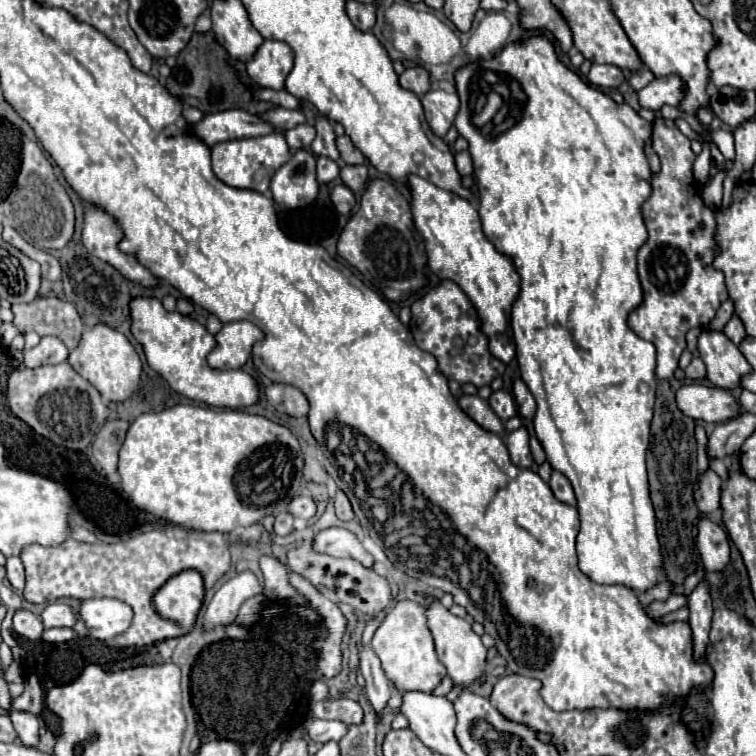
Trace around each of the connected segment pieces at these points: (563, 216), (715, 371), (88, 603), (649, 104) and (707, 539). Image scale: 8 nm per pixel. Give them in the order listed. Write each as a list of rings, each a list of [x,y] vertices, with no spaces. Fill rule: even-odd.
[[[532,36],[526,42],[506,44],[500,54],[496,54],[492,60],[480,60],[472,62],[456,72],[456,88],[460,96],[460,112],[454,120],[454,126],[458,128],[460,136],[464,136],[470,144],[470,154],[474,162],[474,176],[478,182],[478,198],[480,198],[480,220],[482,230],[486,238],[494,244],[494,248],[508,256],[520,276],[520,294],[512,304],[512,332],[516,342],[516,358],[520,366],[520,376],[528,384],[530,392],[536,398],[538,410],[534,416],[534,430],[536,438],[540,440],[546,460],[550,466],[558,472],[562,472],[576,494],[578,500],[578,514],[580,514],[580,534],[576,540],[578,550],[578,568],[594,582],[598,584],[622,584],[636,592],[646,592],[652,586],[664,578],[664,558],[660,552],[660,540],[658,540],[658,528],[656,528],[656,514],[654,506],[650,502],[650,490],[648,490],[648,472],[646,472],[646,450],[650,442],[650,424],[654,416],[654,400],[656,400],[656,350],[654,344],[634,334],[626,318],[628,314],[642,302],[642,286],[636,274],[636,252],[642,242],[646,242],[648,232],[642,222],[642,202],[650,196],[650,164],[644,154],[644,142],[650,142],[652,126],[644,118],[636,114],[628,104],[616,104],[602,92],[598,92],[594,86],[582,82],[578,74],[564,64],[558,62],[558,56],[554,52],[554,44],[546,40],[546,36]],[[498,92],[502,96],[502,106],[494,114],[494,118],[484,124],[482,128],[476,126],[476,116],[486,106],[488,94]]]
[[[700,326],[702,332],[698,336],[698,352],[706,364],[708,380],[718,388],[736,388],[738,378],[750,370],[750,364],[724,332],[710,330],[708,326]]]
[[[88,598],[80,602],[78,616],[84,620],[90,636],[96,640],[110,640],[130,626],[130,606],[114,598]]]
[[[664,76],[652,80],[648,86],[644,86],[638,92],[638,102],[642,108],[658,112],[664,104],[676,106],[682,100],[684,86],[678,76]]]
[[[700,518],[696,540],[706,570],[720,570],[730,560],[728,534],[722,526],[710,522],[708,518]]]

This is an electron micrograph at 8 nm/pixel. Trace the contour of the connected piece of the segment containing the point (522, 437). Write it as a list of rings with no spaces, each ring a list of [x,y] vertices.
[[[524,426],[508,434],[508,452],[518,468],[530,468],[534,464],[528,448],[528,432]]]

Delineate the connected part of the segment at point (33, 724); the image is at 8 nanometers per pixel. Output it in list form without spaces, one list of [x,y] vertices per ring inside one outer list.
[[[12,710],[10,712],[10,720],[14,724],[14,730],[20,738],[20,742],[28,748],[36,748],[40,742],[40,734],[38,734],[38,718],[30,712],[18,712]]]

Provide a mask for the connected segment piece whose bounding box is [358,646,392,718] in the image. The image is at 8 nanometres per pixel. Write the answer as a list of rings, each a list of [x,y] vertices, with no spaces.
[[[358,646],[358,658],[360,658],[360,672],[366,680],[366,696],[376,712],[376,716],[382,716],[382,710],[386,708],[390,694],[392,694],[392,686],[388,682],[388,678],[384,676],[384,670],[380,668],[380,662],[374,654],[374,650],[370,650],[370,646],[362,648]]]

